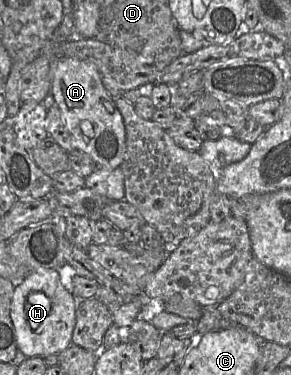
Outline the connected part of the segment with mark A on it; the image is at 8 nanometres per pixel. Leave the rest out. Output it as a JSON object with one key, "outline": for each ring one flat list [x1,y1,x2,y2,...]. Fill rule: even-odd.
{"outline":[[66,59,56,67,48,96,48,131,64,150,82,150,89,154,98,168,115,169,120,167,126,152,126,133,121,113,103,84,103,77,97,65,89,59]]}

